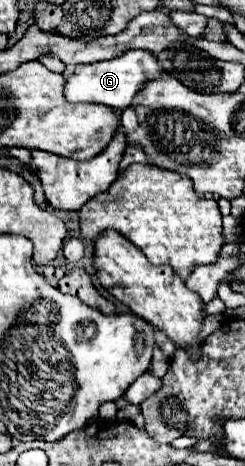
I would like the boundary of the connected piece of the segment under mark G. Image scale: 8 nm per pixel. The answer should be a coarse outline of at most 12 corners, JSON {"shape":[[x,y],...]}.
{"shape":[[130,49],[78,65],[66,81],[70,103],[130,107],[166,71],[156,53]]}

